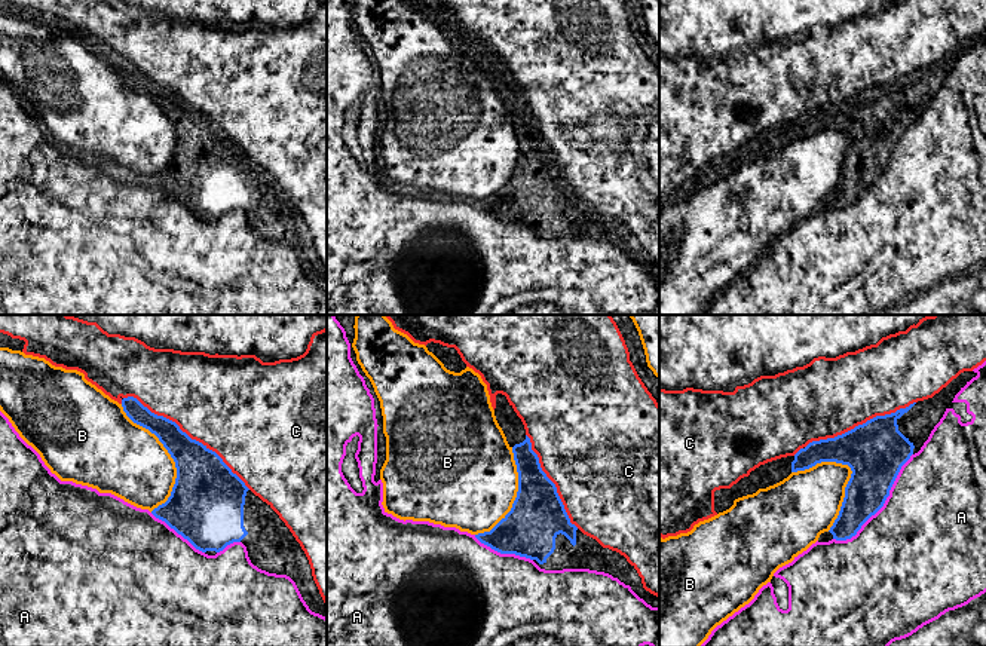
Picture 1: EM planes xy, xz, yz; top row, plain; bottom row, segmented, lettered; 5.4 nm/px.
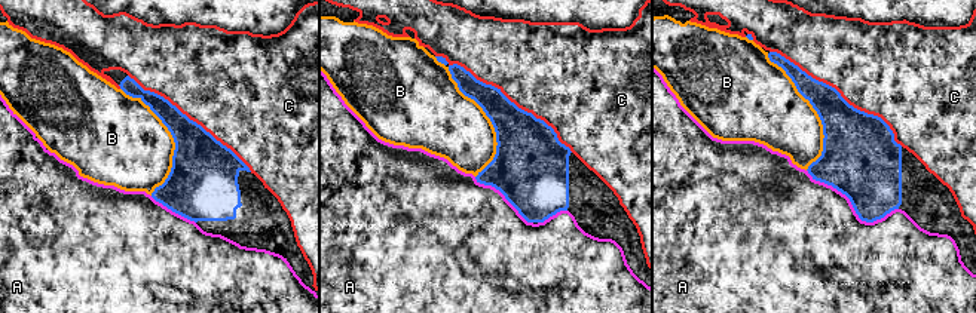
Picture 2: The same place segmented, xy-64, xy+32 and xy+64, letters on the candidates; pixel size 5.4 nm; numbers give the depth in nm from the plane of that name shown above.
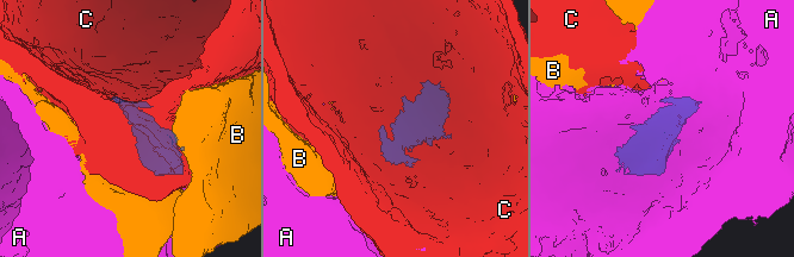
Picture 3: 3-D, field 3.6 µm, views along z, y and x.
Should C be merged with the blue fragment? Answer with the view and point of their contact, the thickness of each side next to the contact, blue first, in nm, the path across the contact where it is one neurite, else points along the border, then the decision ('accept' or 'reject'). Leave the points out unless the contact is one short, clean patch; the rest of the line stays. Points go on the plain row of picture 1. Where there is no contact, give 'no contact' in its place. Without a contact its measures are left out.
meets blue in xy at (184, 100); 280 nm thick on the blue side, 500 nm on the other; accept

